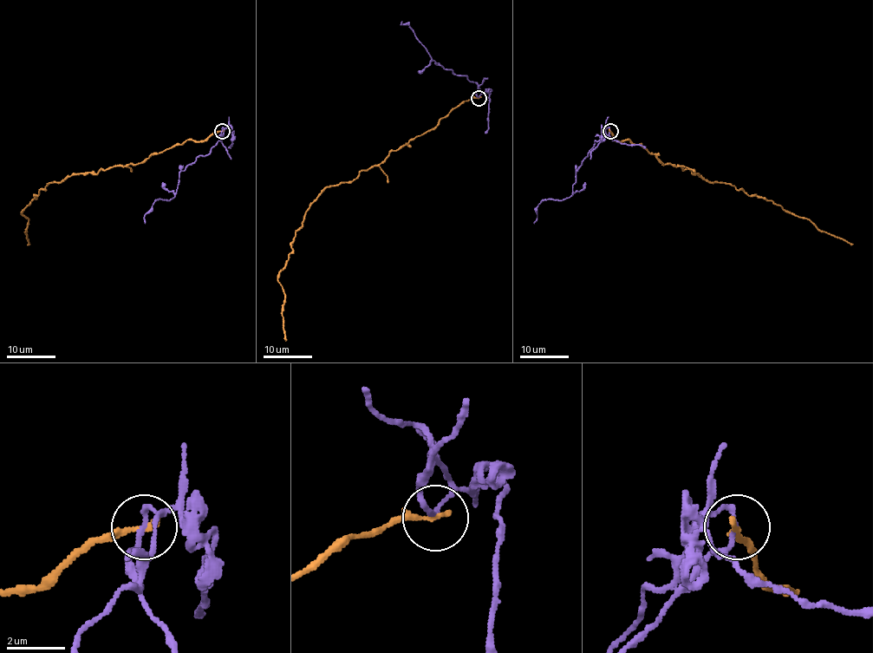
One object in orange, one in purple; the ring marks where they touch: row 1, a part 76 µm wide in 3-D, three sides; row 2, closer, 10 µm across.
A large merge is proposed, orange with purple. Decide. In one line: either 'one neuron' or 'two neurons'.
two neurons

